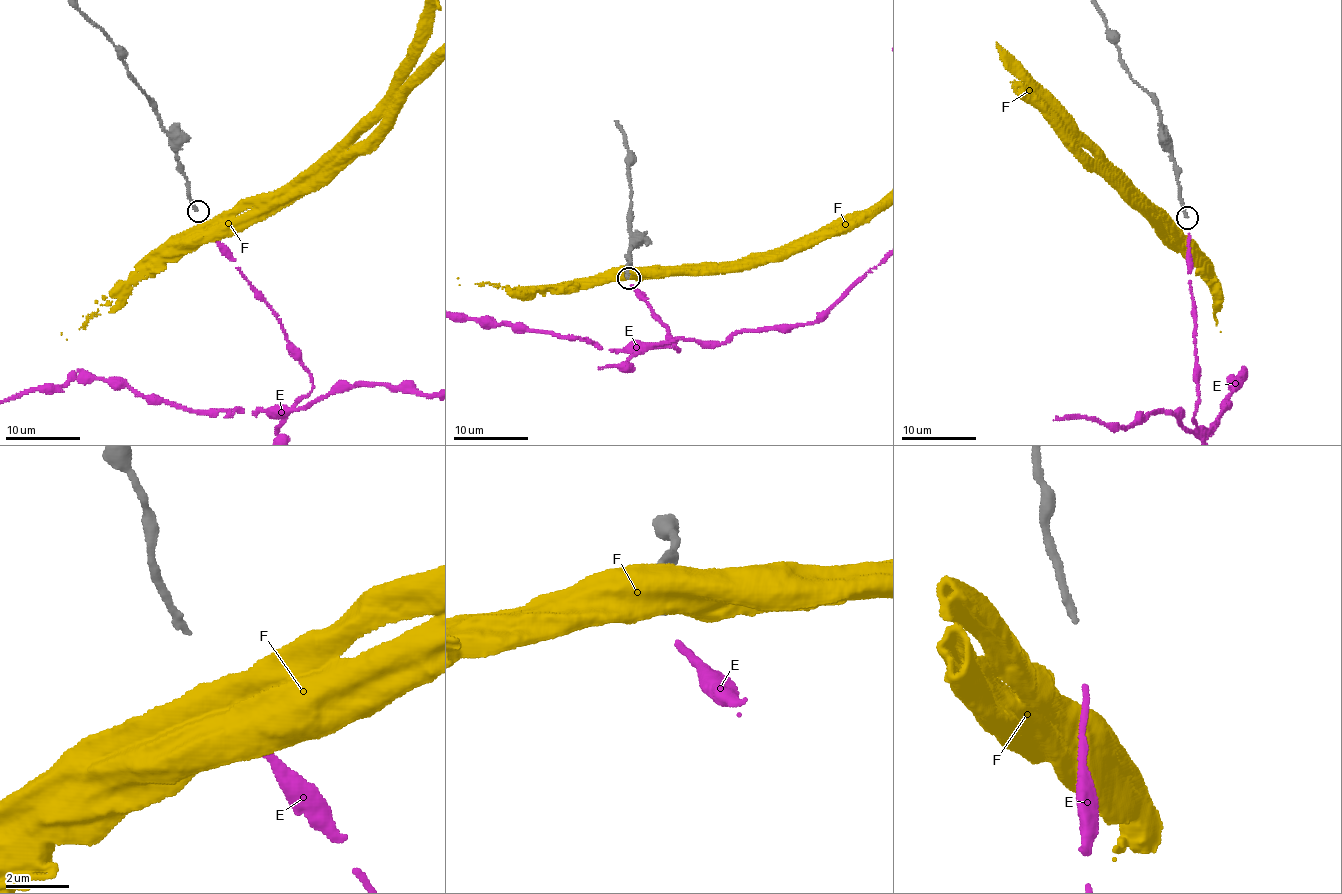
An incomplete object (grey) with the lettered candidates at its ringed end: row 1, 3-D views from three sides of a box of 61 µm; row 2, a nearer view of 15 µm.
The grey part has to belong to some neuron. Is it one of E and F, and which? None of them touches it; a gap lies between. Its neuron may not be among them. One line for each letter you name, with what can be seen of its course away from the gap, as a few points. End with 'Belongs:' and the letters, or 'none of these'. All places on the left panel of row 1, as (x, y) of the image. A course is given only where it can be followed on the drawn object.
Belongs: E

